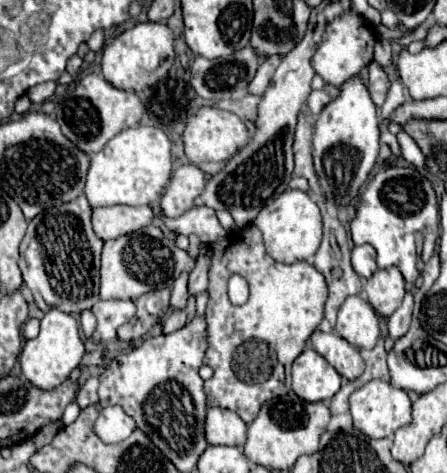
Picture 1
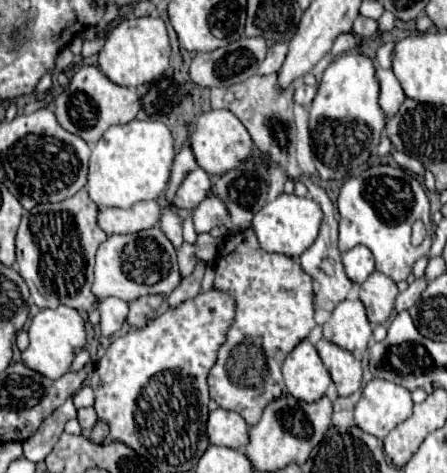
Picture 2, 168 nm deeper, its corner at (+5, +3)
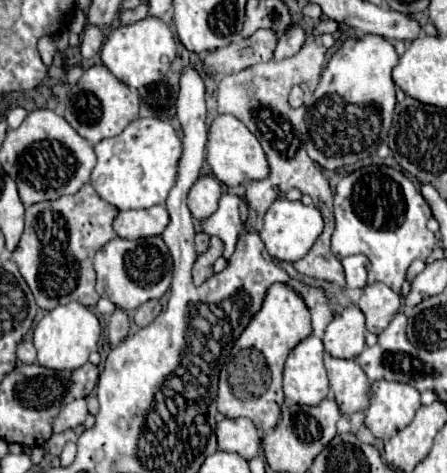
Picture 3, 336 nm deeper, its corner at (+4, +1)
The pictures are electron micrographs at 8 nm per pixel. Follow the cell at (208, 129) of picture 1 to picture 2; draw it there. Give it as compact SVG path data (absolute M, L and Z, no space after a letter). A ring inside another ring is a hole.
M227 109L207 111L197 119L197 127L191 131L191 149L199 167L203 167L209 175L223 175L237 165L241 165L253 151L251 135L245 125Z

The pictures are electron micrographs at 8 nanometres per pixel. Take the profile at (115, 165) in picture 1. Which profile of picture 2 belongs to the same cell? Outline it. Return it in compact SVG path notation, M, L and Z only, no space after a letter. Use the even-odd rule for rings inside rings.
M133 119L127 125L115 125L95 143L89 159L89 197L99 207L129 209L137 201L157 199L169 181L171 163L175 157L173 135L161 121Z

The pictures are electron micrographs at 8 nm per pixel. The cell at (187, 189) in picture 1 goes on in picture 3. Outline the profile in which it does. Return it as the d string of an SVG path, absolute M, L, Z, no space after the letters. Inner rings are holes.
M214 175L200 177L188 193L188 209L192 217L194 219L210 217L218 207L220 195L222 195L222 187Z

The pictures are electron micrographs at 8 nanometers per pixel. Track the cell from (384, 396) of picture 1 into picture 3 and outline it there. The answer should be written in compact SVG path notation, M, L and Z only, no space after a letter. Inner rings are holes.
M376 381L370 389L370 405L364 411L364 425L382 441L404 429L420 407L420 393L406 383Z

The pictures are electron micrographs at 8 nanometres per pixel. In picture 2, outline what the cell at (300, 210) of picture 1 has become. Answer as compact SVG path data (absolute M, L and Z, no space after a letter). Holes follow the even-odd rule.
M281 193L275 201L267 203L259 213L255 213L253 231L259 239L259 245L265 251L283 253L287 257L299 257L317 239L321 219L323 219L323 213L313 199Z

